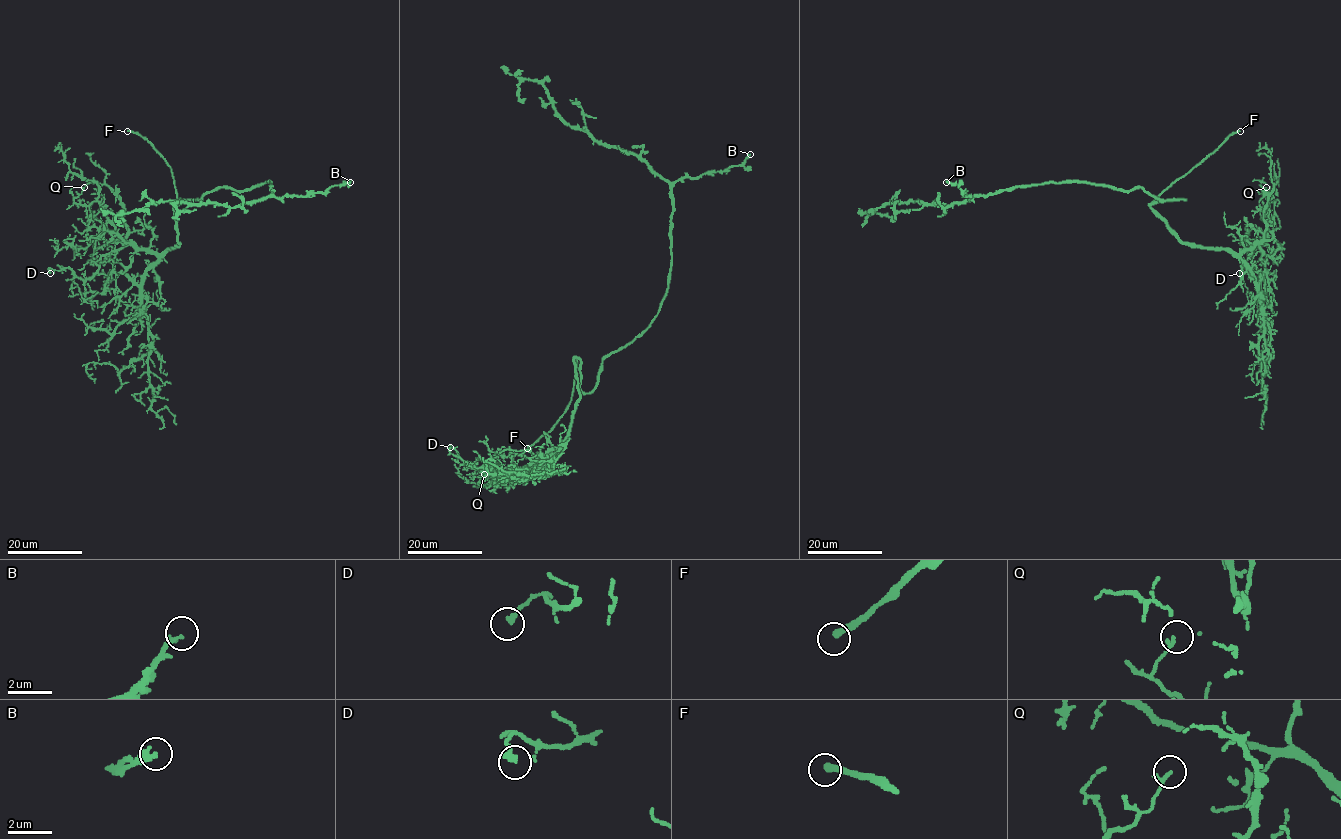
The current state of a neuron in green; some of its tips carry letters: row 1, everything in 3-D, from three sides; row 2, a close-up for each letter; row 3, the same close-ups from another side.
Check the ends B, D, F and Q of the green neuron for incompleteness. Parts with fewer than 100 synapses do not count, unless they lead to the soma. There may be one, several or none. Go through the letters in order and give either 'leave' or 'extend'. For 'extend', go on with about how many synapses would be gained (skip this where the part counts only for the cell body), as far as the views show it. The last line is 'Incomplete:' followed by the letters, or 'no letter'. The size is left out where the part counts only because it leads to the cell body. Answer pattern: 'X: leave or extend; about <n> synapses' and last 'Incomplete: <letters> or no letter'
B: leave
D: leave
F: extend
Q: leave
Incomplete: F

